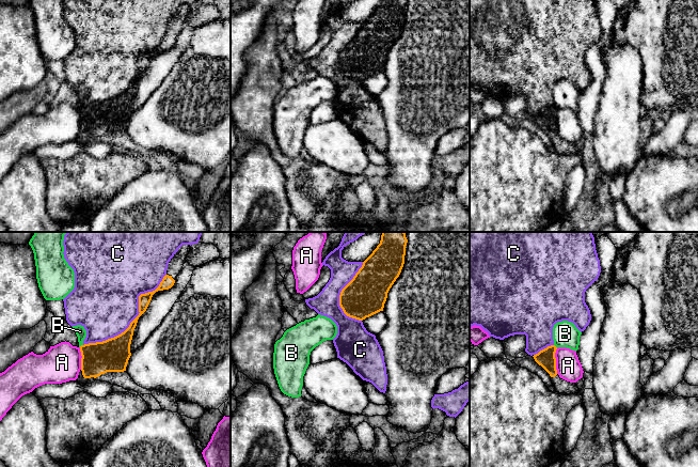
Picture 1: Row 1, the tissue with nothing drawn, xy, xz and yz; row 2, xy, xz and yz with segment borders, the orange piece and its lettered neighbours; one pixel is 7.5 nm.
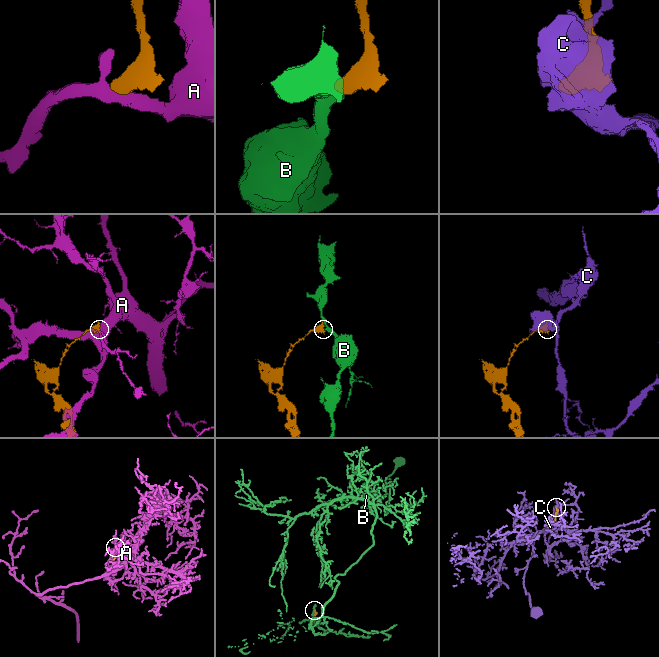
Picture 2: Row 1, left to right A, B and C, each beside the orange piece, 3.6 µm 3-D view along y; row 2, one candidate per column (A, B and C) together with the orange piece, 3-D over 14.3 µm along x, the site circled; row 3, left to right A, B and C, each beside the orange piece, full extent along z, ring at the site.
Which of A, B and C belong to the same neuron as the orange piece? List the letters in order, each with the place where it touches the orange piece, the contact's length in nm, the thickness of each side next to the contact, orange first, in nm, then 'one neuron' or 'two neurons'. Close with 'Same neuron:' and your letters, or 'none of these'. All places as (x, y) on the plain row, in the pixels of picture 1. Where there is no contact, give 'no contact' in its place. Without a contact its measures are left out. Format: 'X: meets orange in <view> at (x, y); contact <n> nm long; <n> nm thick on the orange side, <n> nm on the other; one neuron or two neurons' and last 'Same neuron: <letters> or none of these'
A: meets orange in yz at (555, 121); contact 200 nm long; 140 nm thick on the orange side, 190 nm on the other; two neurons
B: meets orange in xy at (81, 106); contact 40 nm long; 260 nm thick on the orange side, 80 nm on the other; two neurons
C: meets orange in xy at (135, 79); contact 800 nm long; 180 nm thick on the orange side, 480 nm on the other; two neurons
Same neuron: none of these

